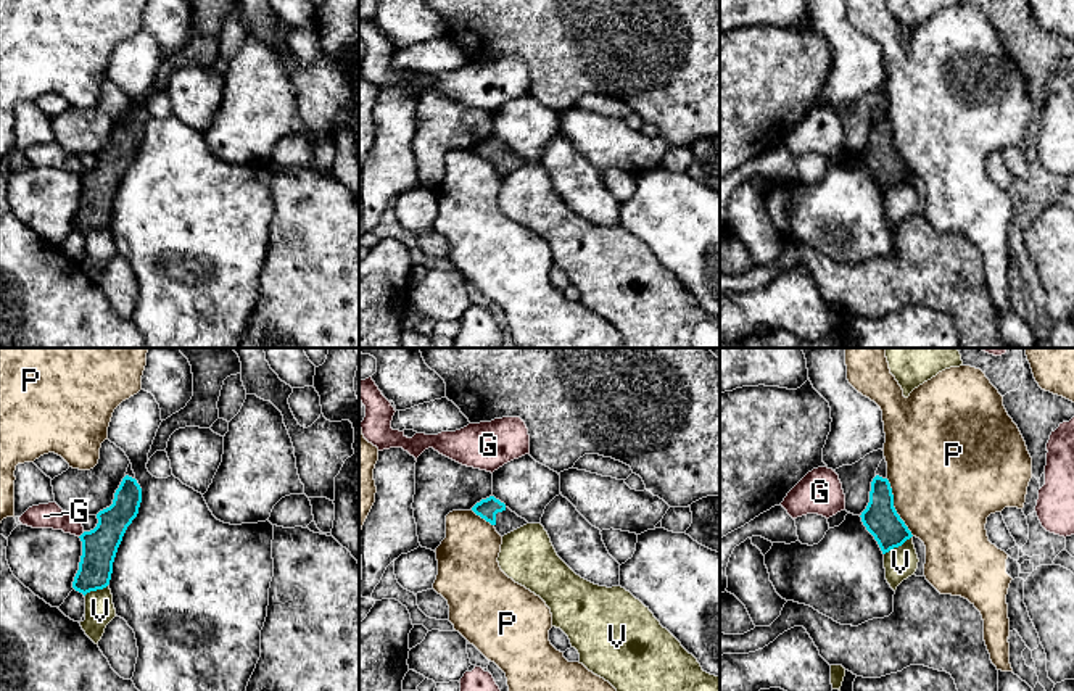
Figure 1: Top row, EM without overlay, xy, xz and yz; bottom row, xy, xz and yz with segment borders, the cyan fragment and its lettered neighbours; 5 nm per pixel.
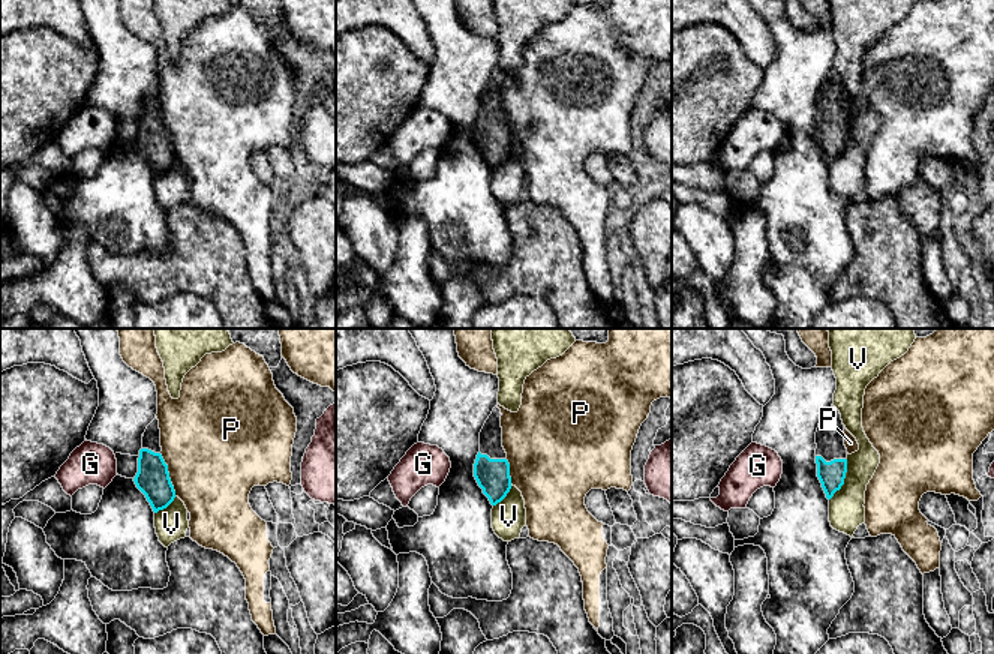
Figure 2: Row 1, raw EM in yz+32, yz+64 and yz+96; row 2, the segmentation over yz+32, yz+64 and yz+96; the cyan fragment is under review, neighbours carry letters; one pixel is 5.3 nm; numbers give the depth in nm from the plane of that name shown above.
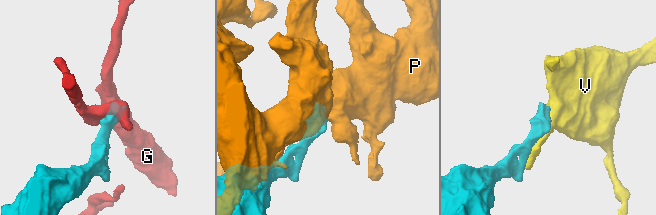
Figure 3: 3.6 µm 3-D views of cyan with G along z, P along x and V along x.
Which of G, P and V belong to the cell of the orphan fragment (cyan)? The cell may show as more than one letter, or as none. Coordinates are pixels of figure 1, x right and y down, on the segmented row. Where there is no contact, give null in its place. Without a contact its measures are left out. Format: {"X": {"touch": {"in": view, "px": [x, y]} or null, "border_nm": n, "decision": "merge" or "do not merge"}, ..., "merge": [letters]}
{"G": {"touch": {"in": "xy", "px": [81, 535]}, "border_nm": 40, "decision": "do not merge"}, "P": {"touch": {"in": "yz", "px": [894, 508]}, "border_nm": 320, "decision": "do not merge"}, "V": {"touch": {"in": "yz", "px": [897, 546]}, "border_nm": 160, "decision": "do not merge"}, "merge": []}

